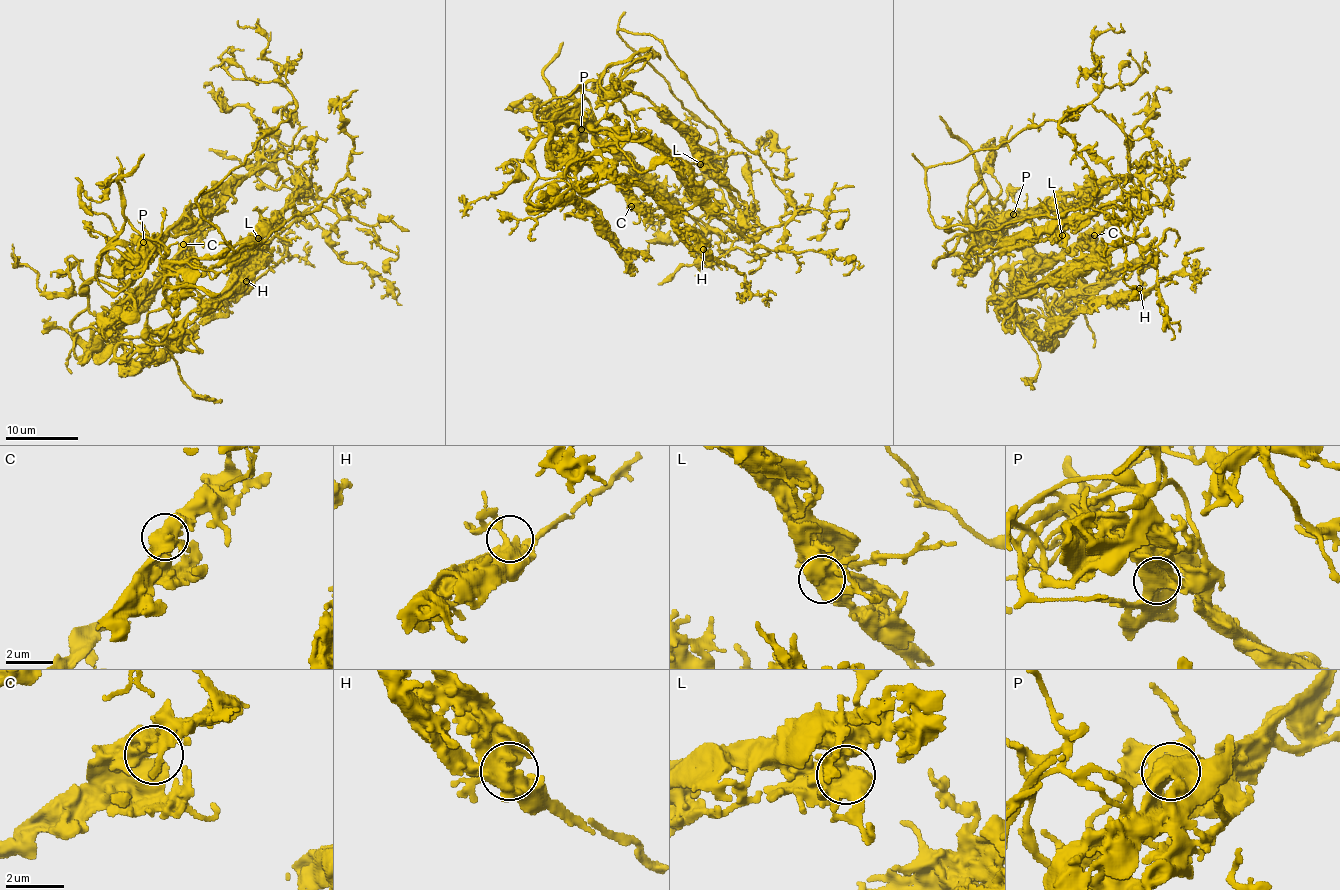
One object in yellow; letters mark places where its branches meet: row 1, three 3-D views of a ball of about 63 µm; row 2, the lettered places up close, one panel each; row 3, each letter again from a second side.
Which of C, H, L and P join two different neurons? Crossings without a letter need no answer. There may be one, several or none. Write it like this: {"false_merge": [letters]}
{"false_merge": []}

